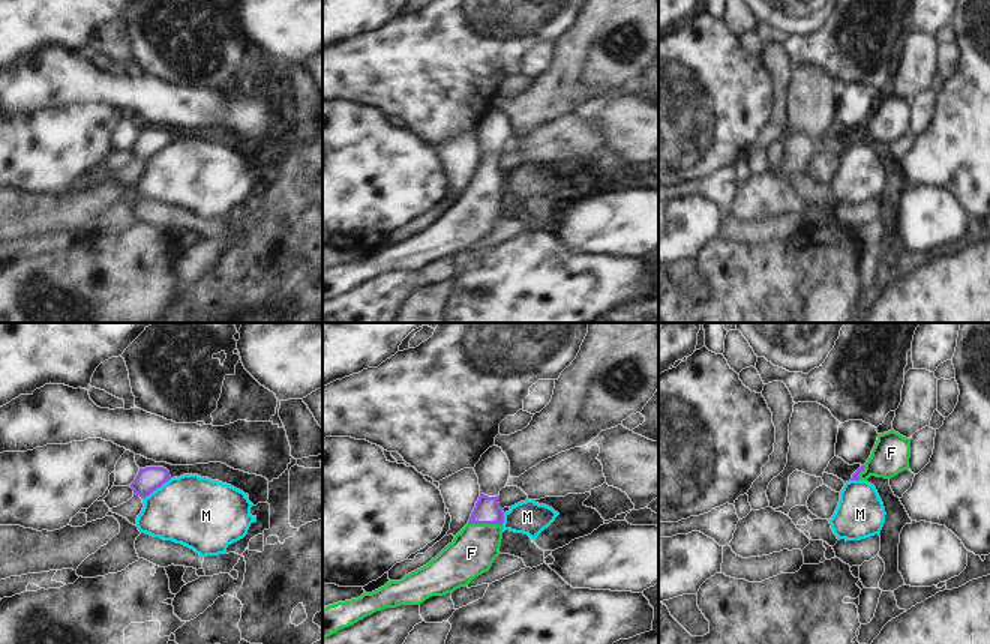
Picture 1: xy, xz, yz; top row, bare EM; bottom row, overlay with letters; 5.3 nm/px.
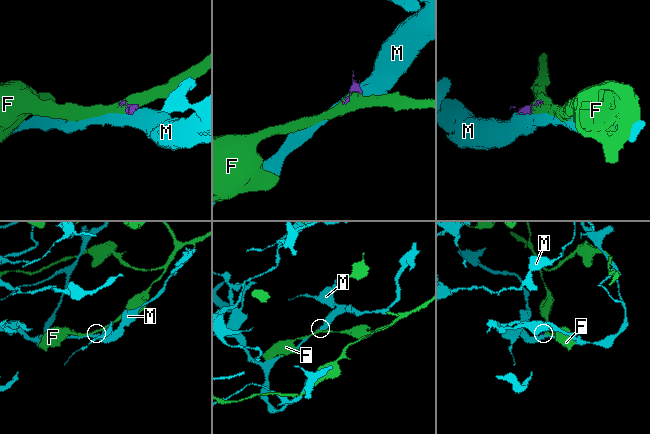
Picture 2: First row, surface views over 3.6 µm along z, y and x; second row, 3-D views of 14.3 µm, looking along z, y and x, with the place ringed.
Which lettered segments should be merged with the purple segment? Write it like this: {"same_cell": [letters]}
{"same_cell": ["F"]}

